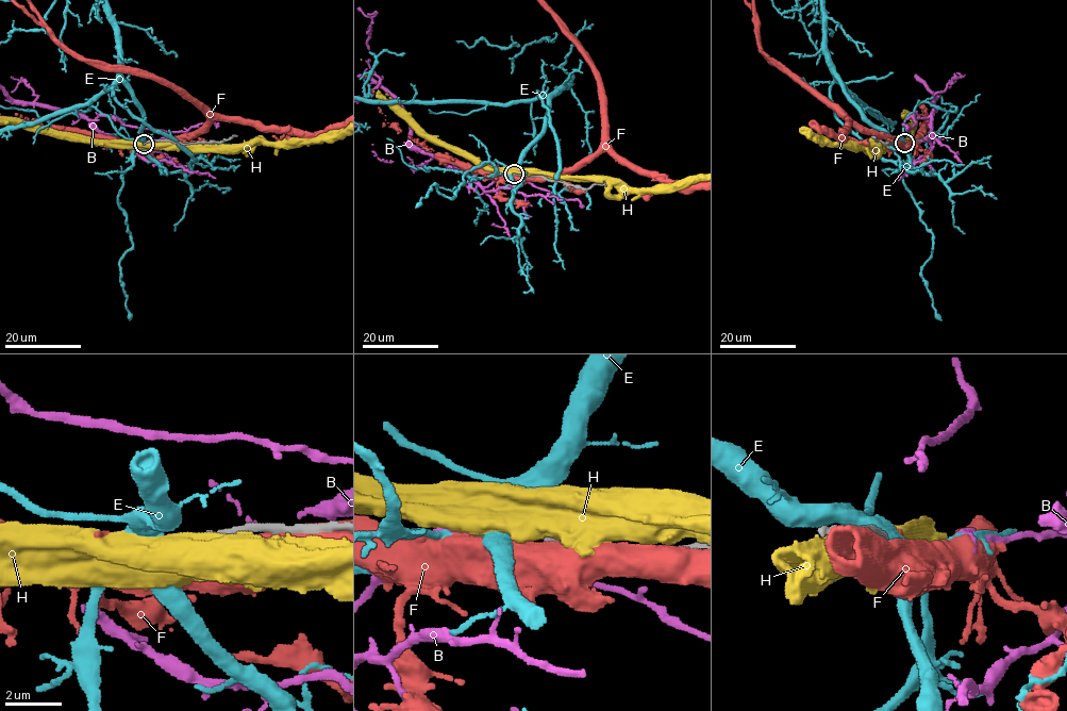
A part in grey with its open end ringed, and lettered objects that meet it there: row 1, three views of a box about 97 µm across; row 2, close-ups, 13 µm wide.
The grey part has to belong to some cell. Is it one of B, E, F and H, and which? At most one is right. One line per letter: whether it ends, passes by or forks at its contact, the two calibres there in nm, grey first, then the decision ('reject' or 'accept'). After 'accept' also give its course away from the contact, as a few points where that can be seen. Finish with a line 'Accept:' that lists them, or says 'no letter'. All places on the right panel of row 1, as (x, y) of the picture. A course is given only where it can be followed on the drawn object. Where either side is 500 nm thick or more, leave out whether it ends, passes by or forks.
B: it ends; calibres 190 and 200 nm; accept
E: it passes by; calibres 190 and 440 nm; reject
F: calibres 190 and 600 nm; reject
H: calibres 200 and 850 nm; reject
Accept: B

